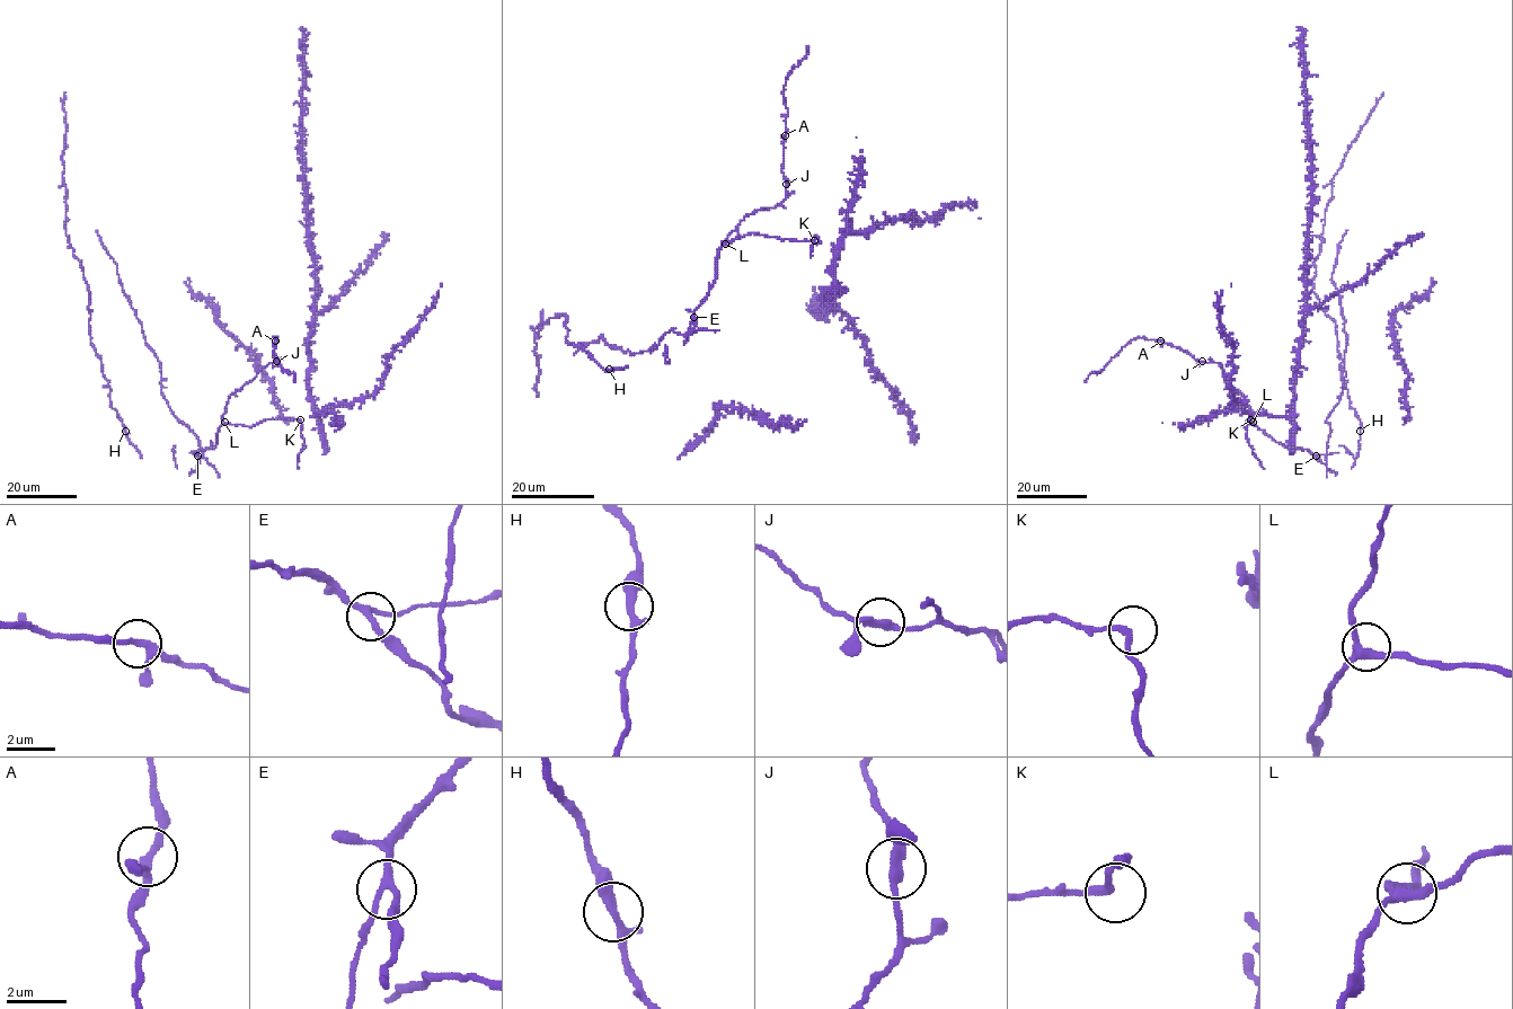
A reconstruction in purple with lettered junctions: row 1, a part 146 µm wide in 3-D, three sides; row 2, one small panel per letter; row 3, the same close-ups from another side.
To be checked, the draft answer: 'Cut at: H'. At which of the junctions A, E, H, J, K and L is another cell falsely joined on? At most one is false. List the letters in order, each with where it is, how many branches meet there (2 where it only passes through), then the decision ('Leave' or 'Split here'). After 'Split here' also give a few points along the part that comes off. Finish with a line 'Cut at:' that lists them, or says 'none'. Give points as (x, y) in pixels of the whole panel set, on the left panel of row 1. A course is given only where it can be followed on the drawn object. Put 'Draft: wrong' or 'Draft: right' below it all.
A: Place: (275, 341). Branches: 3. Leave
E: Place: (197, 456). Branches: 3. Leave
H: Place: (125, 431). Branches: 3. Leave
J: Place: (276, 361). Branches: 3. Leave
K: Place: (300, 419). Branches: 2. Leave
L: Place: (224, 422). Branches: 3. Leave
Cut at: none
Draft: wrong

